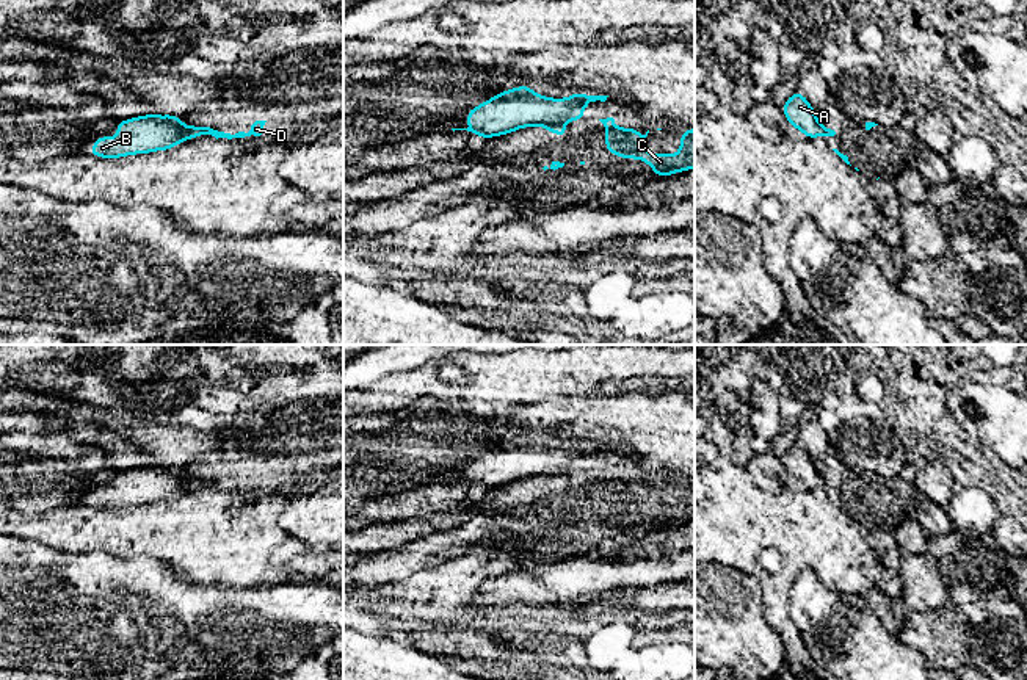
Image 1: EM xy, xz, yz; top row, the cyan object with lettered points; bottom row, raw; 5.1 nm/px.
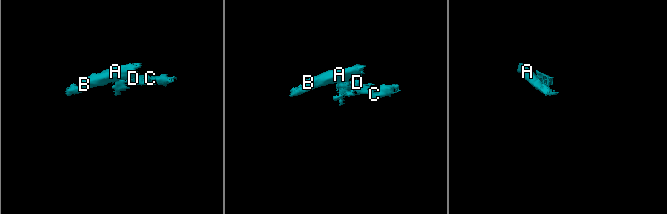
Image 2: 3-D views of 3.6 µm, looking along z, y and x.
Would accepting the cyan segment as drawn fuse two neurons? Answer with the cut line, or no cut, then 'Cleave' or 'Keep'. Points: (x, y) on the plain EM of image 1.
Split along xz (563, 470), (544, 475). Cleave

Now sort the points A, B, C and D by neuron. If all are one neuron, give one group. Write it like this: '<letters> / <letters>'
A B / C D

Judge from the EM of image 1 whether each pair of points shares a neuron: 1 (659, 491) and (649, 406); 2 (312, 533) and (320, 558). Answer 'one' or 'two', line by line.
1: two
2: two

